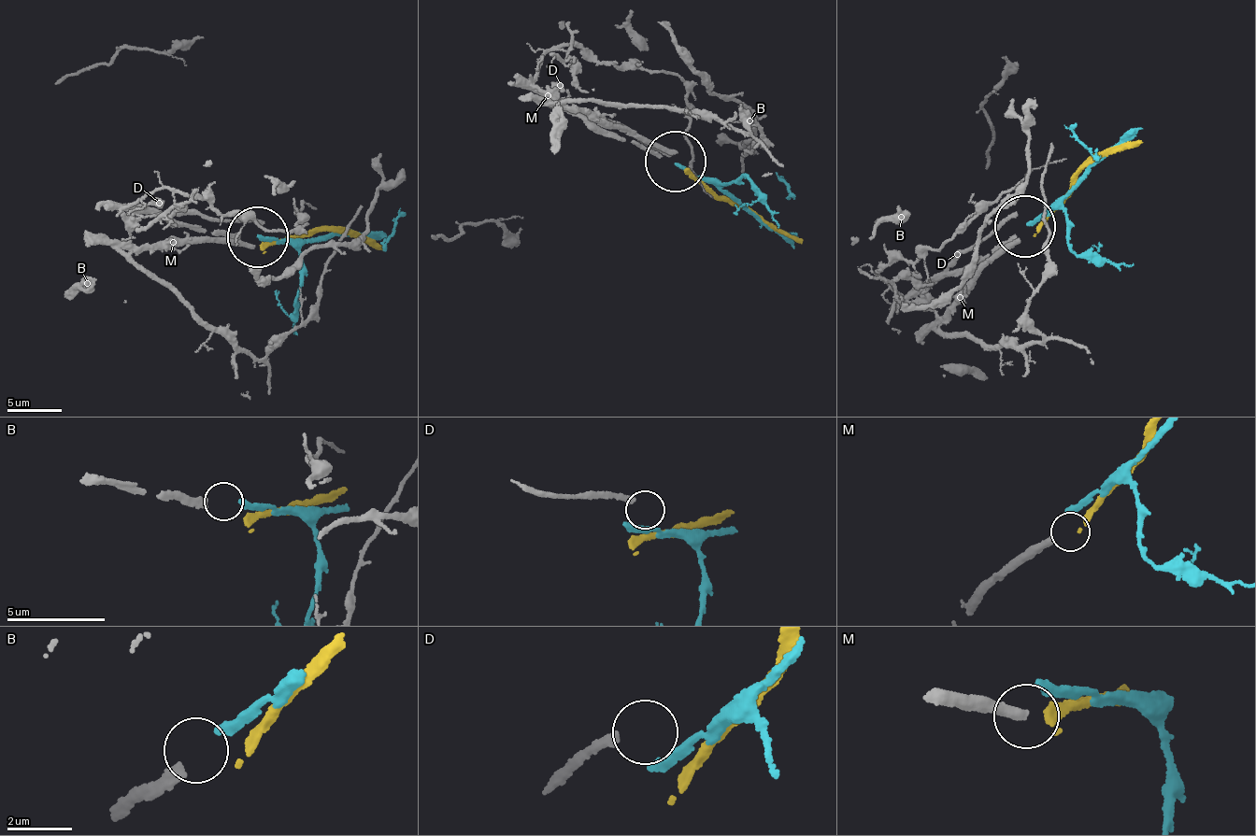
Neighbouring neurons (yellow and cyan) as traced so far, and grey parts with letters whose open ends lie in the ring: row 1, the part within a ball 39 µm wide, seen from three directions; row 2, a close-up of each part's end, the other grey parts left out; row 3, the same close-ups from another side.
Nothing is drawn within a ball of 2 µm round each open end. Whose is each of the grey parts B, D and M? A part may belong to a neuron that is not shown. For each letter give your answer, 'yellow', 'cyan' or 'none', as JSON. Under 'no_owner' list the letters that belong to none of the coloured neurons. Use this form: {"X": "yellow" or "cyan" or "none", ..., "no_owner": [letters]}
{"B": "cyan", "D": "none", "M": "yellow", "no_owner": ["D"]}

